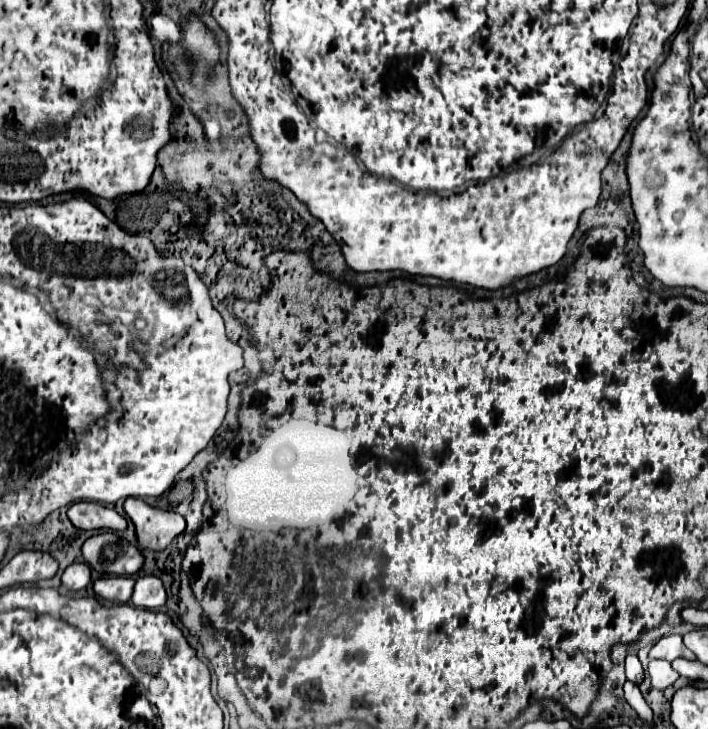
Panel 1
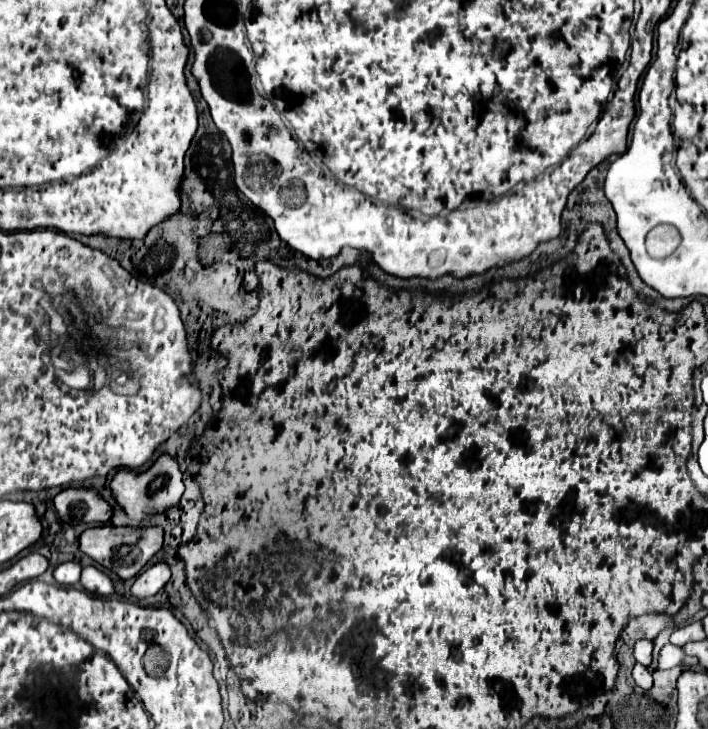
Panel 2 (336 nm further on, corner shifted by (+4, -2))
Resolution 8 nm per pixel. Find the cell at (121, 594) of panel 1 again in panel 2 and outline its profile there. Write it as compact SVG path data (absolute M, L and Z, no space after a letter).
M83 567L81 585L93 595L113 595L115 593L113 581L97 567Z

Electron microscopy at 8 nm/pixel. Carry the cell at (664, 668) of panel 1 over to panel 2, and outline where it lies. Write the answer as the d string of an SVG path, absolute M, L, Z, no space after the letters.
M665 645L657 657L657 663L659 663L659 669L673 669L677 665L681 665L683 661L683 651L681 647L675 647L675 645Z

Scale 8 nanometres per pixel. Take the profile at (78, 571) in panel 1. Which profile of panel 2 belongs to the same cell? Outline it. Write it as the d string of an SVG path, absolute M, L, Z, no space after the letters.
M75 561L61 563L55 569L53 575L55 575L55 581L61 583L61 585L77 585L79 583L79 575L81 575L81 565L75 563Z

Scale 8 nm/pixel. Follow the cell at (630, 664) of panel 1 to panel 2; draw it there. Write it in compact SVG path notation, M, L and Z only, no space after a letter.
M641 639L641 641L637 641L635 647L633 647L633 657L635 657L635 661L641 663L643 667L649 667L649 663L651 663L651 651L653 651L653 643Z

